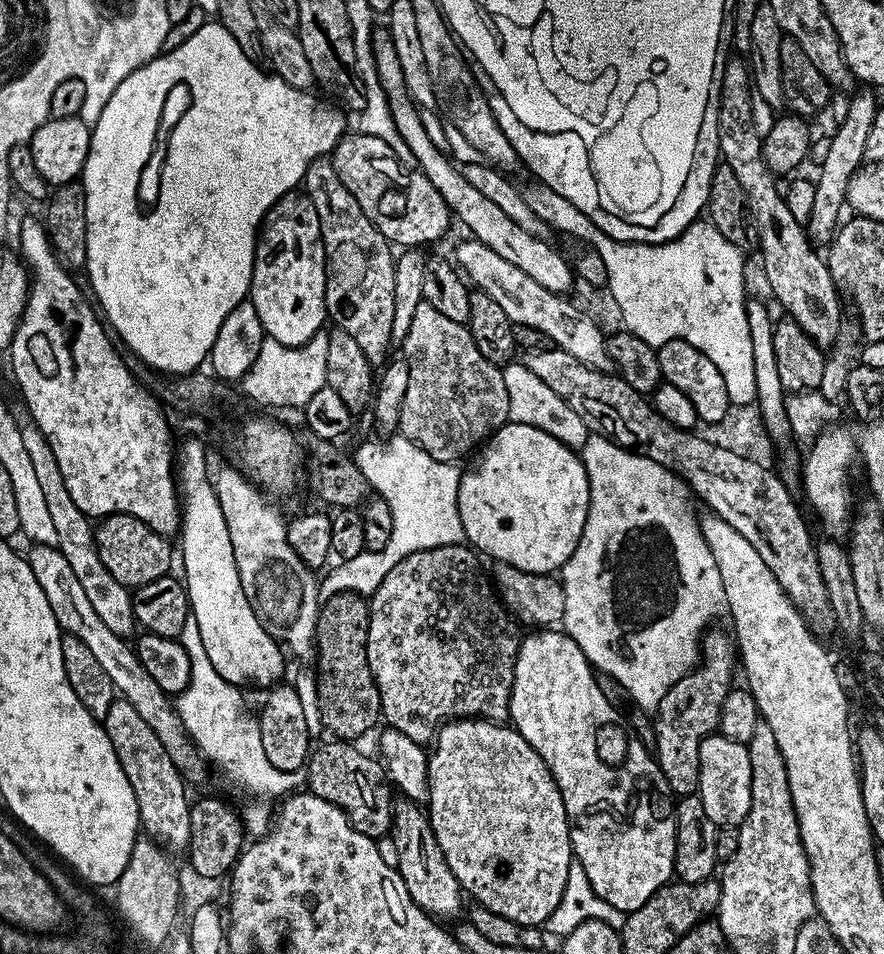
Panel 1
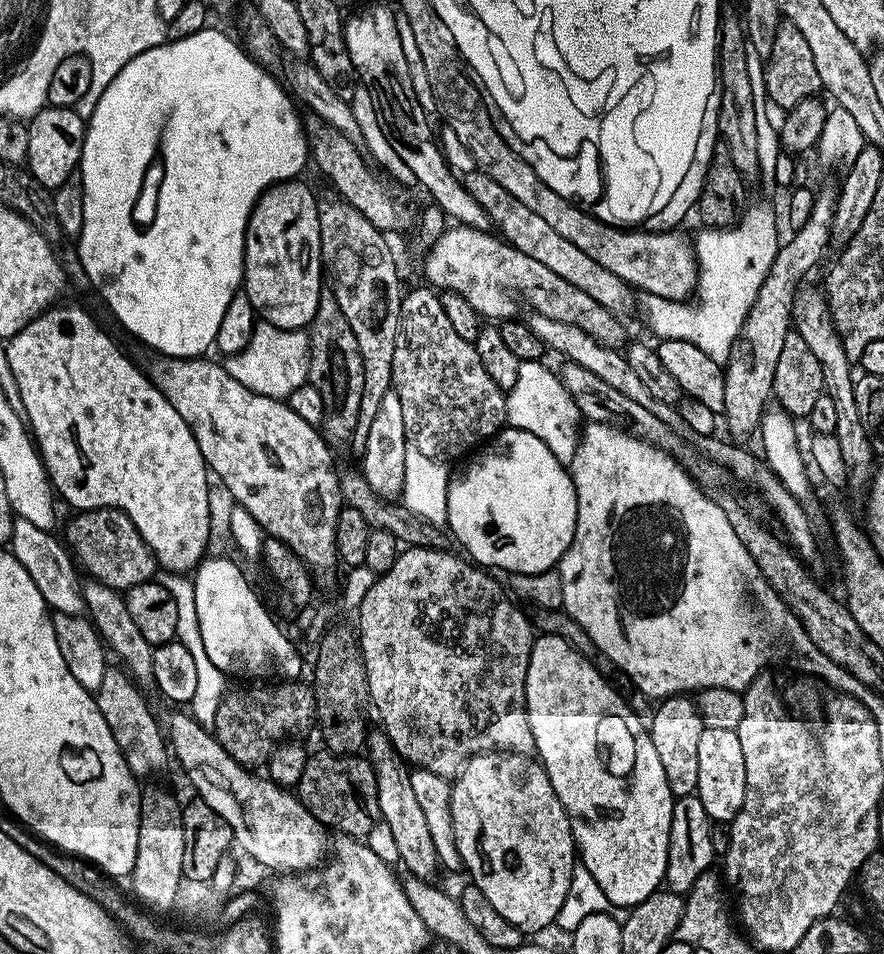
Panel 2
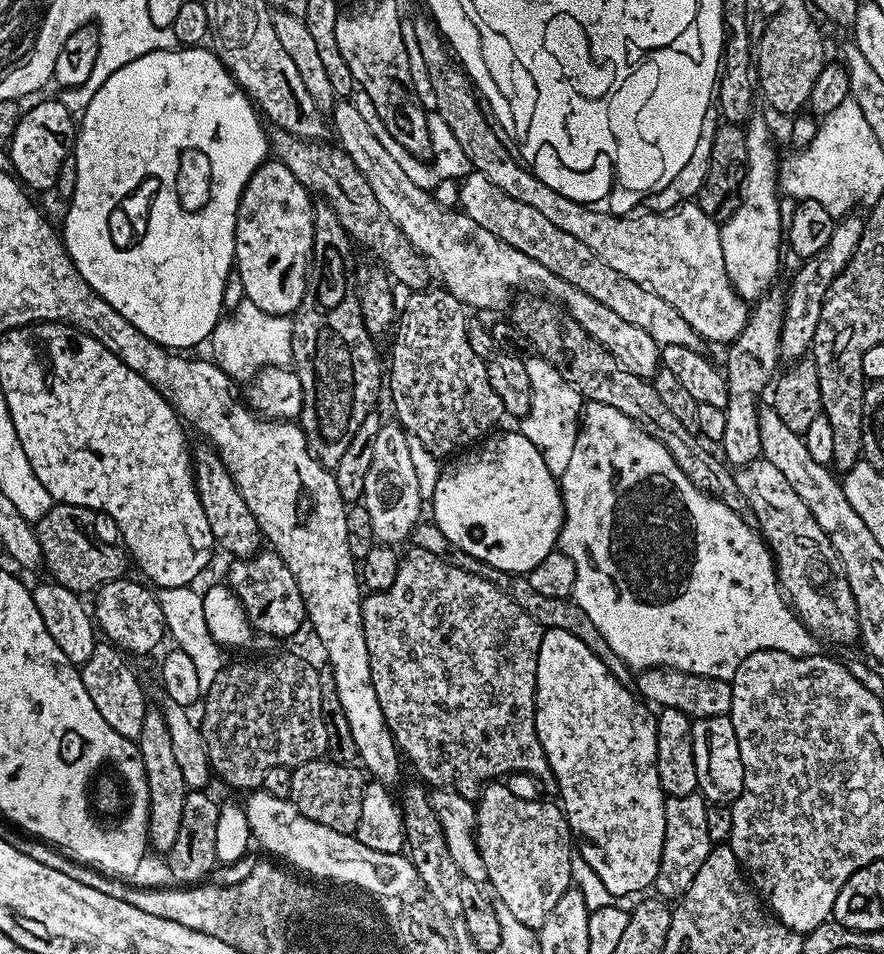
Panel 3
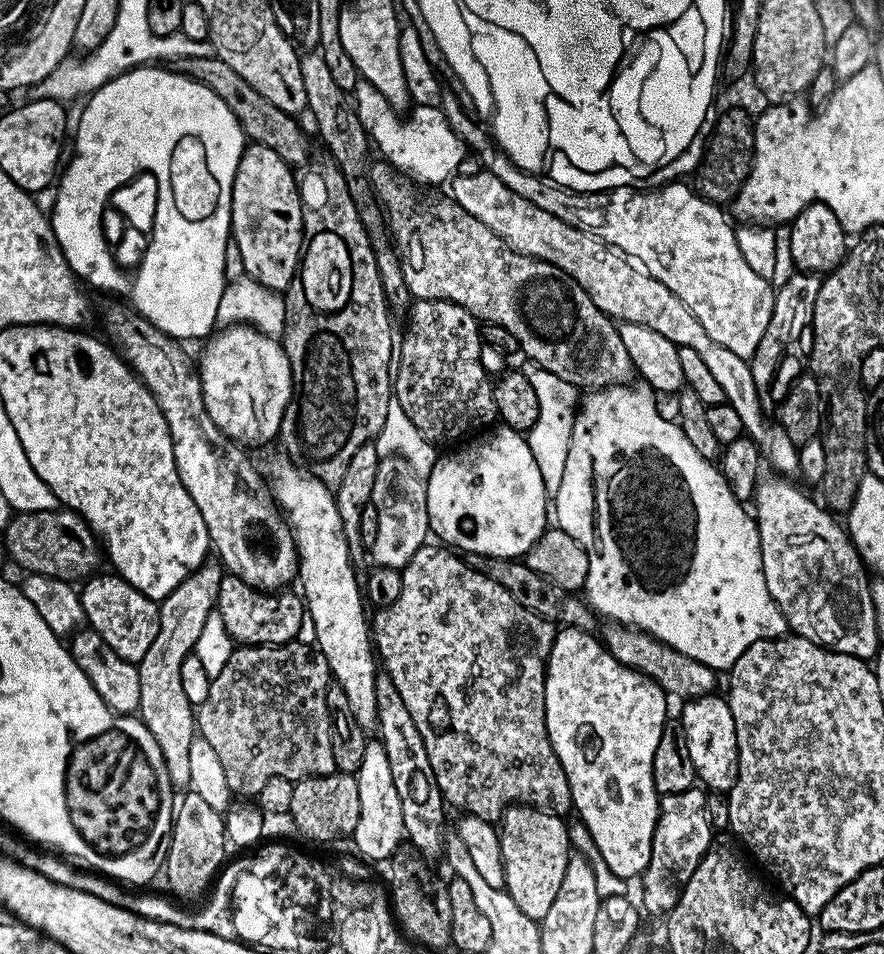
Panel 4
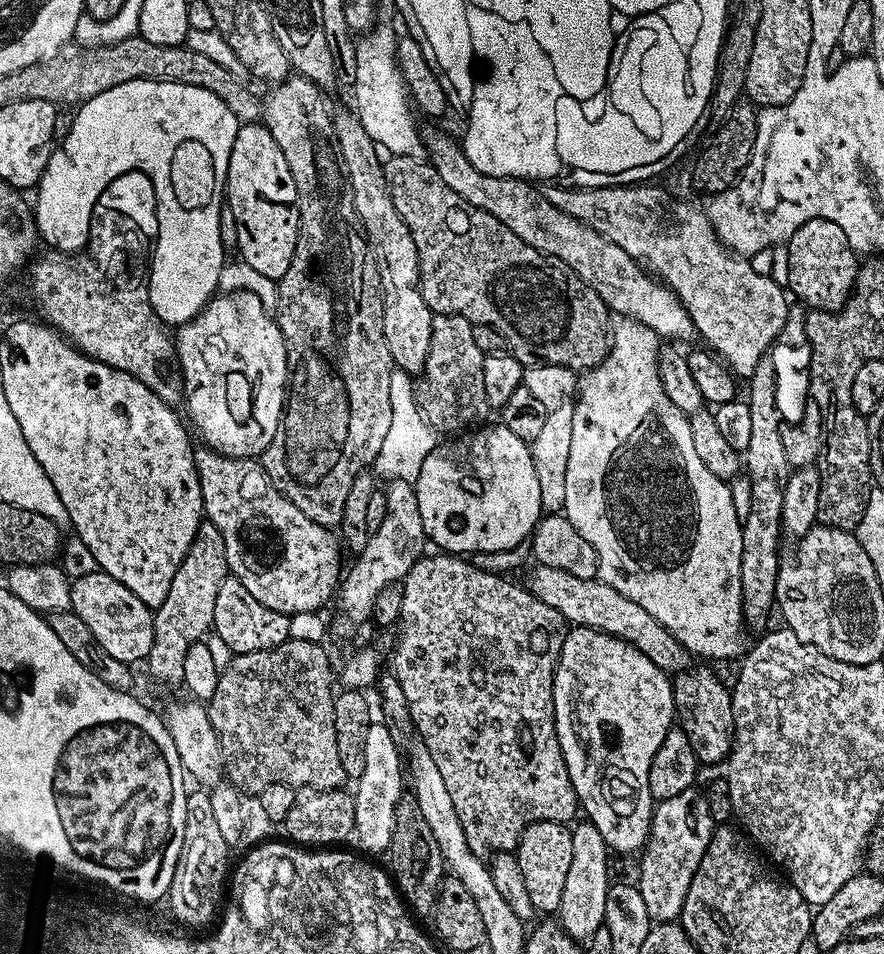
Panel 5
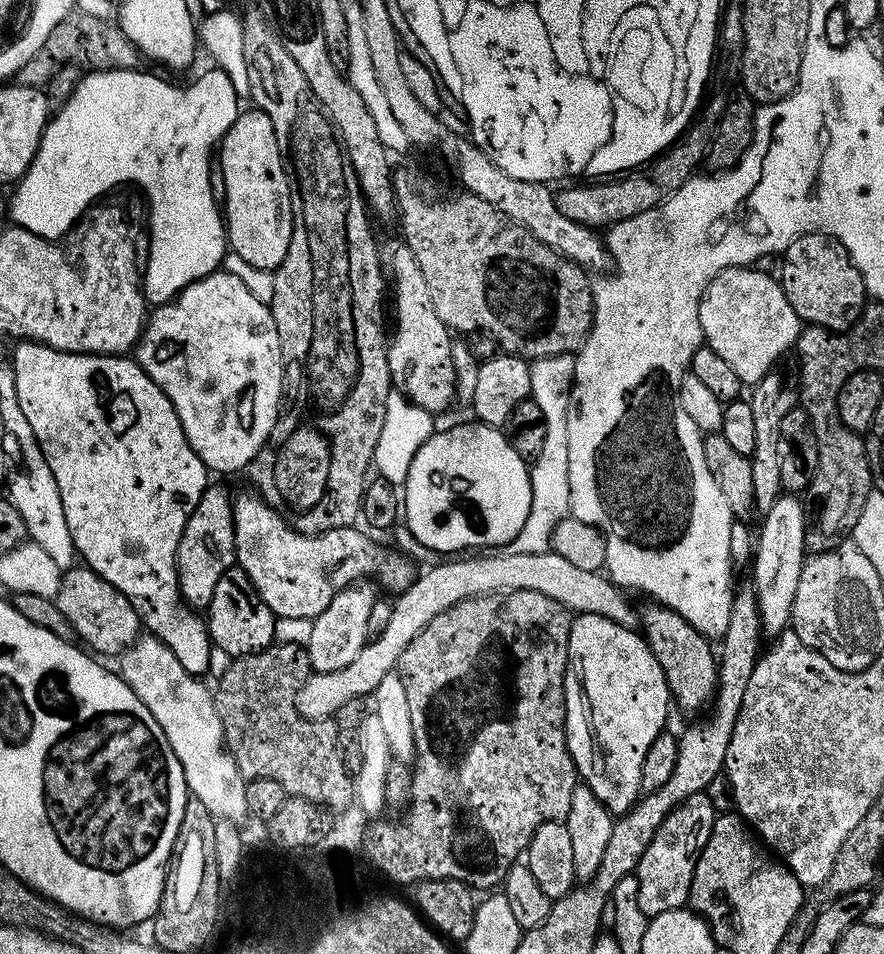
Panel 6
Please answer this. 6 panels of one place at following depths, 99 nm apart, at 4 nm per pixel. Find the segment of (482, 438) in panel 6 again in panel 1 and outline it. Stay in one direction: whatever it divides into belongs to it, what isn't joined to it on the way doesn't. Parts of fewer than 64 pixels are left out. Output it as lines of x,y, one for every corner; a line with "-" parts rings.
507,422
488,436
483,447
475,453
475,458
476,461
468,469
465,467
461,471
460,485
458,486
458,514
462,518
464,540
477,553
483,554
485,557
488,555
489,561
509,564
518,570
552,574
557,570
563,569
564,563
574,554
574,550
582,538
582,530
586,526
586,514
588,513
588,503
590,502
590,486
586,478
584,464
580,461
579,455
562,442
558,442
558,438
546,434
546,430
538,430
534,426
526,426
525,424

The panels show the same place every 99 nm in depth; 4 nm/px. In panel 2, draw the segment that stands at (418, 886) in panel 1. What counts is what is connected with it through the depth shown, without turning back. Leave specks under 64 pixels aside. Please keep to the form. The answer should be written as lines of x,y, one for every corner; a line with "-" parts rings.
383,730
369,731
366,736
366,758
372,763
374,778
378,782
378,806
380,807
380,820
390,830
394,842
398,846
400,864
408,867
411,875
419,880
431,881
432,875
438,869
434,841
430,838
430,829
426,817
414,795
414,786
410,786
412,773
403,756
393,748
388,736

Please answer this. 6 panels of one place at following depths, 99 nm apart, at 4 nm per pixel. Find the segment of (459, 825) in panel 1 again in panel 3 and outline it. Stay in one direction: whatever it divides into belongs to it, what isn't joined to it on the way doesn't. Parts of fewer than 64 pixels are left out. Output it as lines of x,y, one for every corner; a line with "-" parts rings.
492,782
487,785
479,793
478,796
478,803
476,804
476,845
478,846
478,850
482,854
482,862
486,862
486,874
488,875
488,884
490,885
490,888
493,888
494,891
496,891
495,899
499,901
499,903
502,903
506,906
506,910
510,910
510,914
514,914
514,918
518,918
518,922
522,922
526,926
530,926
531,928
539,929
541,926
543,926
543,922
546,920
546,916
550,914
551,910
554,909
554,906
558,905
558,900
562,898
563,892
566,891
570,885
573,883
573,877
572,877
572,836
571,836
571,830
568,827
568,817
564,815
564,809
561,807
559,803
556,804
543,804
540,800
527,800
524,796
515,796
514,793
511,792
510,789
507,788
507,783
504,782

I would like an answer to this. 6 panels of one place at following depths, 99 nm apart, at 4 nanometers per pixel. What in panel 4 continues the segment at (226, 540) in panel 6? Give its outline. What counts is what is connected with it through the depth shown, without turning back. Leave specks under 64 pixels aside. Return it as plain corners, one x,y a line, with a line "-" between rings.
205,562
194,569
173,592
159,601
160,621
158,635
146,658
138,665
140,670
140,721
158,742
166,770
170,774
173,789
184,790
190,785
190,742
197,735
194,706
182,691
182,662
193,655
197,644
201,643
204,627
208,619
213,619
216,607
218,586
226,574
225,569
216,562

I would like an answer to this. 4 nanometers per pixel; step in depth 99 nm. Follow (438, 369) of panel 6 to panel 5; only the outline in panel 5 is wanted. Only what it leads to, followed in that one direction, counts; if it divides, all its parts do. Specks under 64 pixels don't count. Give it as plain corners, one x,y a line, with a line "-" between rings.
333,111
332,121
340,147
340,160
344,164
348,184
352,187
356,217
360,220
360,227
368,239
368,247
378,266
380,289
384,295
386,346
390,346
395,367
411,374
420,374
425,368
431,348
434,314
428,309
426,298
422,298
420,293
420,263
418,250
414,246
414,234
410,234
410,226
406,226
402,214
398,214
398,206
394,206
394,198
390,198
384,160
370,134
366,134
355,111

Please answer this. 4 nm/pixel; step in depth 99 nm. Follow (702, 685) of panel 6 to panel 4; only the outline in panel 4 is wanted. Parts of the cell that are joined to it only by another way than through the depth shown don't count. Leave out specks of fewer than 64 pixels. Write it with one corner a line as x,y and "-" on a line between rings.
713,694
703,696
697,700
689,700
678,716
678,722
684,728
686,734
686,747
690,749
690,762
696,767
697,781
705,789
727,794
732,791
734,782
738,778
738,738
734,726
734,714
730,714
730,706
723,695

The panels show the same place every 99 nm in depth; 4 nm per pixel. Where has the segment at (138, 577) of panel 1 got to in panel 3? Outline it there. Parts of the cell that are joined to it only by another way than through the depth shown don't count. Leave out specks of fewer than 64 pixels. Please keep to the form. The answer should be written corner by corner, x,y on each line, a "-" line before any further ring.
53,503
52,509
35,521
38,546
42,546
43,567
55,583
77,594
95,593
106,582
114,582
130,568
130,557
118,526
107,516
77,504

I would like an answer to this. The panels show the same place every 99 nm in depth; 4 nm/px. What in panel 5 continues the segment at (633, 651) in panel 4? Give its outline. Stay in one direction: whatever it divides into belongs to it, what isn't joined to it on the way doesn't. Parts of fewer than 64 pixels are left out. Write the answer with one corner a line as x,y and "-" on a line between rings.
545,564
533,569
530,591
542,602
546,602
546,606
558,610
558,614
569,625
596,628
600,632
616,636
642,650
642,654
646,654
646,658
650,658
650,662
654,662
654,666
658,666
663,672
675,674
689,667
690,654
671,636
666,626
662,626
662,622
658,622
654,614
642,610
638,602
630,602
626,594
618,594
614,586
606,586
598,578
574,578
574,574
566,574
566,570
556,570
554,566

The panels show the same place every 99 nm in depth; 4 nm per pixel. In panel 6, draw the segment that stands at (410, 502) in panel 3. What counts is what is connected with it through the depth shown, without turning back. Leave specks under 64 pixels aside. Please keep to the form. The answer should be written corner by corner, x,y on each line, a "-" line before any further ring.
359,581
344,588
331,600
330,605
312,621
312,635
305,645
313,671
330,673
354,662
355,655
369,640
370,613
378,594
367,581

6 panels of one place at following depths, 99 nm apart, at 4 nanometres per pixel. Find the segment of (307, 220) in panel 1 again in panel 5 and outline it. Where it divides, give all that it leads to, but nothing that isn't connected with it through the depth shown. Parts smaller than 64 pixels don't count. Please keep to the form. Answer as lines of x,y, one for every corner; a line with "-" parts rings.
263,123
240,124
236,129
234,146
228,150
228,183
226,185
226,207
234,214
234,226
238,226
238,256
245,264
254,266
258,274
279,282
290,270
294,258
296,240
300,236
300,199
294,174
282,154
282,146
274,142
274,134

